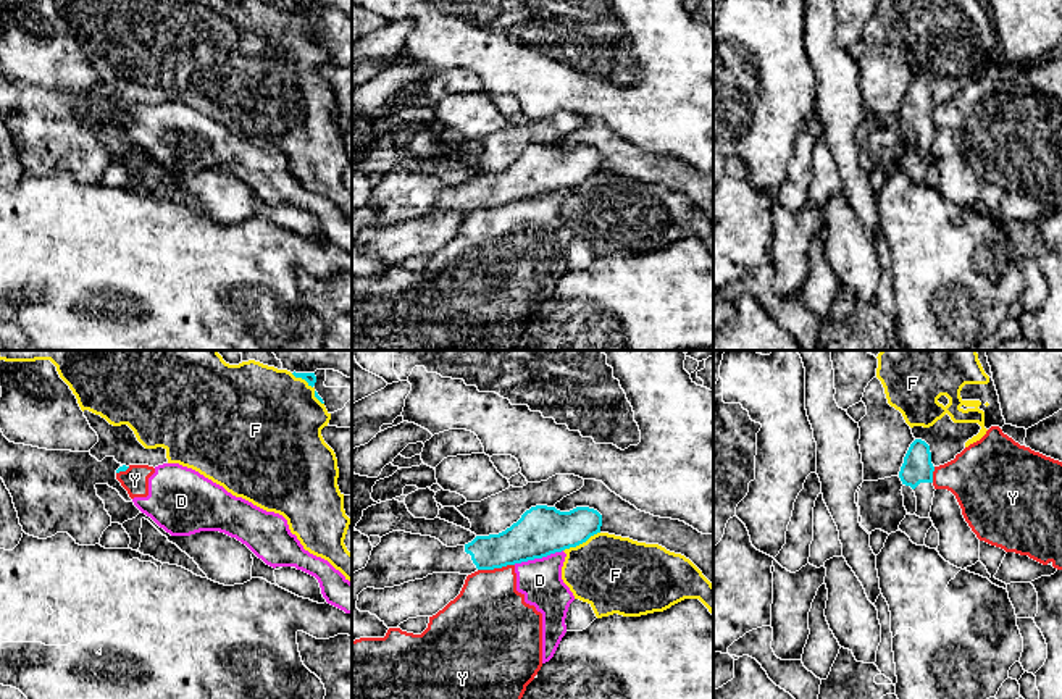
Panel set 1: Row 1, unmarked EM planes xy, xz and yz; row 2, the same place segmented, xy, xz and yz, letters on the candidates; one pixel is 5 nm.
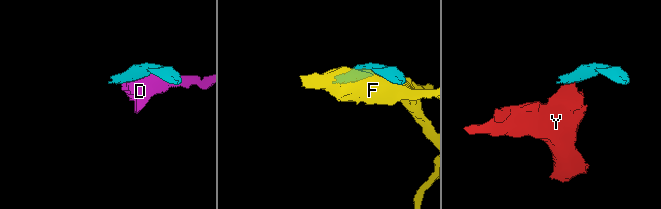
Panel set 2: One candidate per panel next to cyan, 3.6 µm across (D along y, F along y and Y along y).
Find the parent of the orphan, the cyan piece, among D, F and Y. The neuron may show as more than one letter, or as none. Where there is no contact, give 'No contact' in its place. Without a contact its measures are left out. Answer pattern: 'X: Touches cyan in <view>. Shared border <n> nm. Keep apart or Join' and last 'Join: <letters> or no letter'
D: Touches cyan in xz. Shared border 260 nm. Keep apart
F: Touches cyan in xz. Shared border 200 nm. Keep apart
Y: Touches cyan in xz. Shared border 190 nm. Keep apart
Join: no letter

